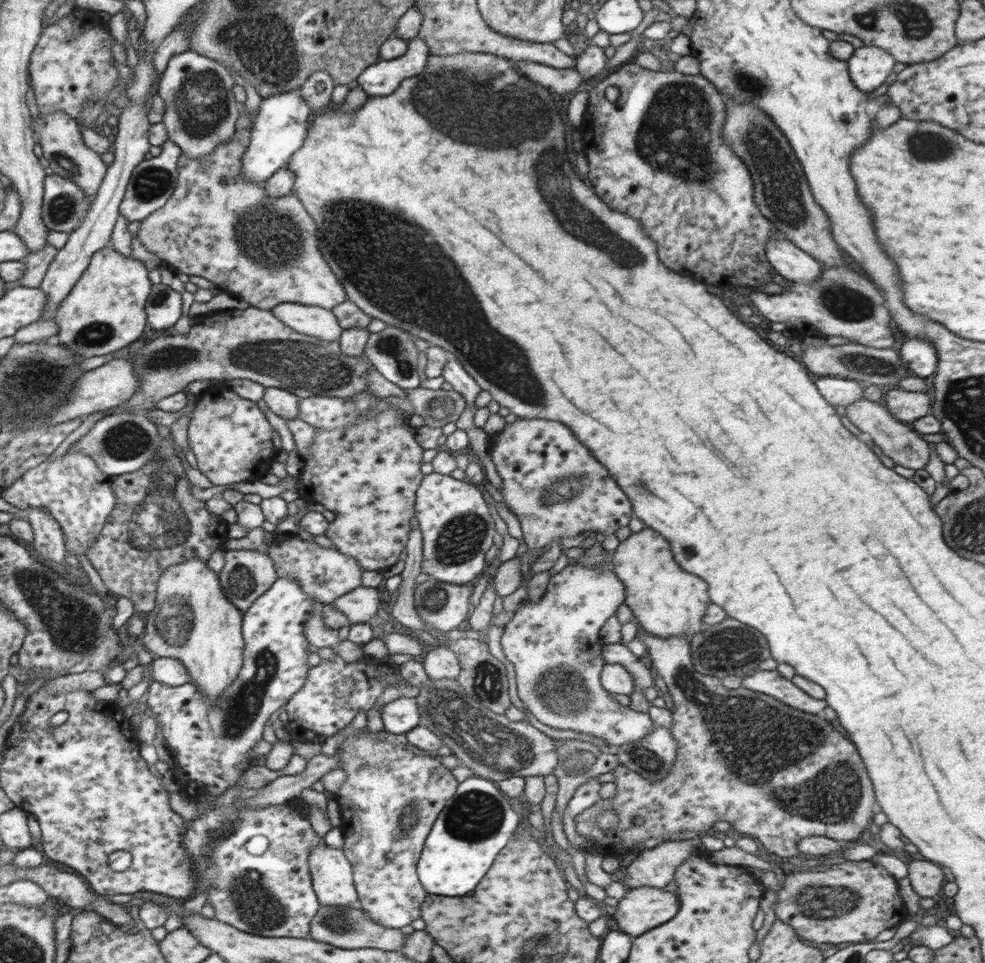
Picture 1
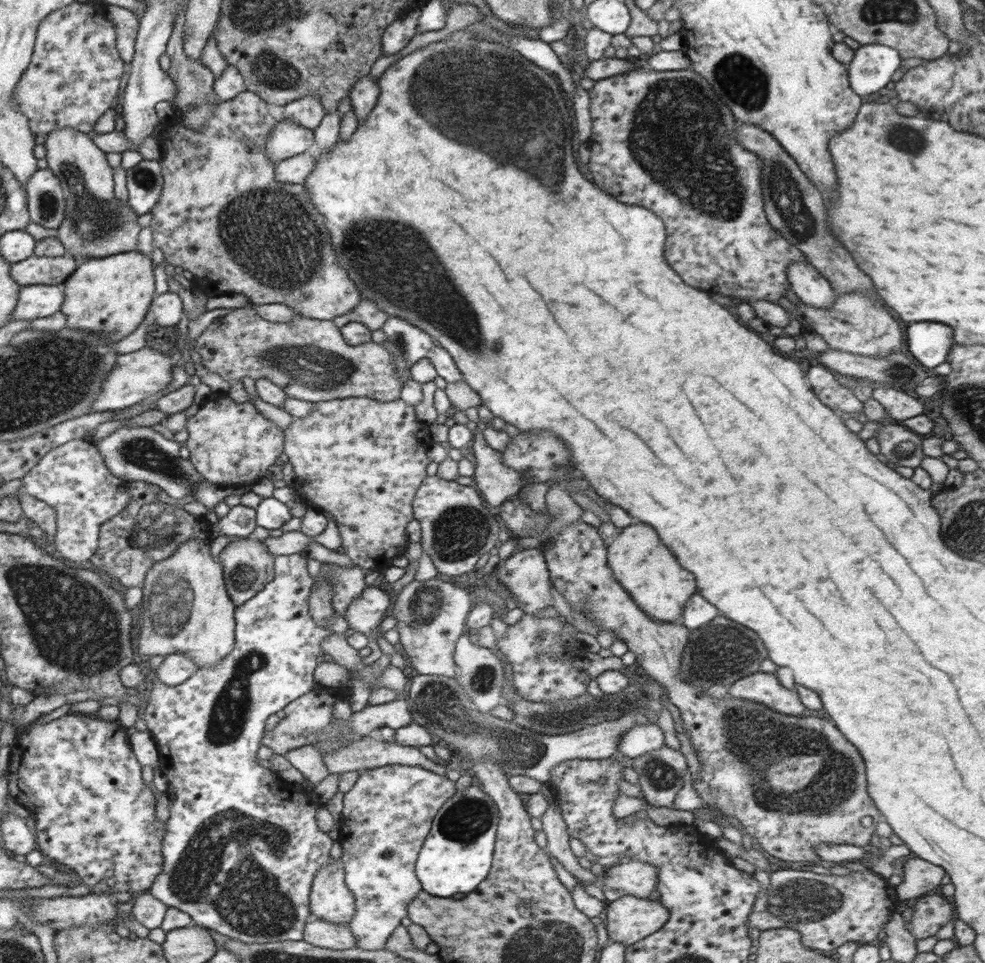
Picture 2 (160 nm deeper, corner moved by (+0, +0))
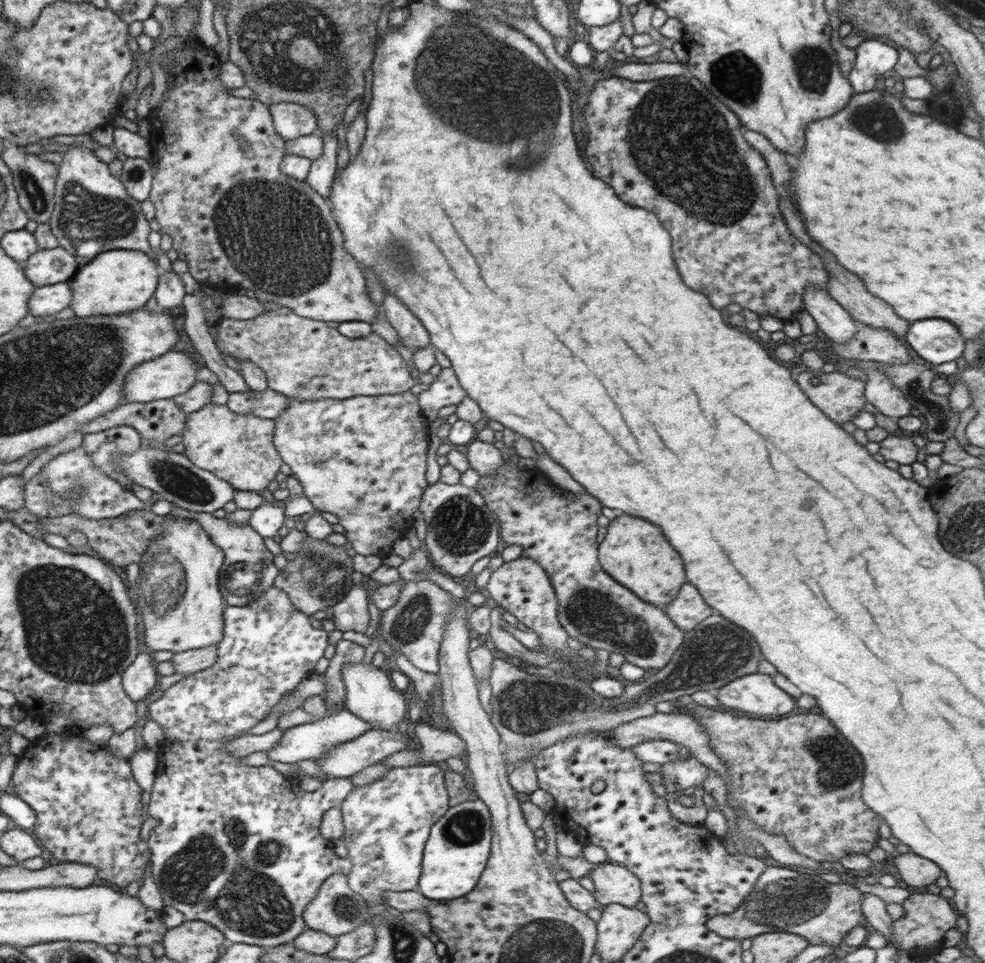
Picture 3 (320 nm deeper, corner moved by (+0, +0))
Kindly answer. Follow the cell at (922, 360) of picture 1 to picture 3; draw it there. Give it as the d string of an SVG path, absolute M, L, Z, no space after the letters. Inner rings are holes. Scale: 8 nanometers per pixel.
M917 320L905 336L918 356L933 365L952 362L963 353L965 342L958 328L946 320Z

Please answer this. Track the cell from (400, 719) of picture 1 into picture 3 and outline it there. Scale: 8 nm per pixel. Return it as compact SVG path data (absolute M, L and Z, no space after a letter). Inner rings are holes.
M345 708L338 713L324 717L320 721L312 721L286 729L282 733L281 740L277 742L278 746L272 750L266 750L266 754L270 763L274 761L292 764L302 760L320 760L320 758L326 758L326 754L332 748L346 744L345 742L358 738L363 732L370 729L372 728L369 722L358 718Z

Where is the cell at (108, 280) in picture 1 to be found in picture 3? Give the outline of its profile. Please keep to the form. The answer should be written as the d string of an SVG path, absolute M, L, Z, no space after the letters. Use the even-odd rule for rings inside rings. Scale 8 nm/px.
M109 250L100 253L88 264L80 266L77 274L68 282L72 289L69 307L80 318L132 313L152 298L160 273L153 256L144 251Z

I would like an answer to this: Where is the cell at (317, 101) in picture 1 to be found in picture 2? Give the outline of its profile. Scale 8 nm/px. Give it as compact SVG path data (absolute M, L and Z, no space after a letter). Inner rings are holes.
M309 94L285 104L283 120L293 120L313 132L326 114L321 97L318 94Z

